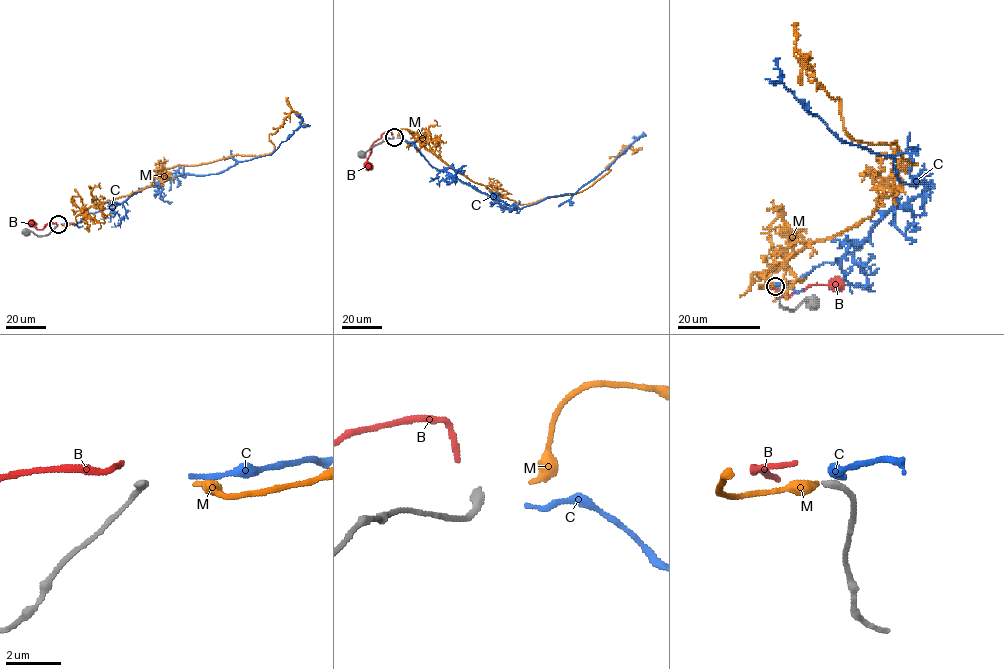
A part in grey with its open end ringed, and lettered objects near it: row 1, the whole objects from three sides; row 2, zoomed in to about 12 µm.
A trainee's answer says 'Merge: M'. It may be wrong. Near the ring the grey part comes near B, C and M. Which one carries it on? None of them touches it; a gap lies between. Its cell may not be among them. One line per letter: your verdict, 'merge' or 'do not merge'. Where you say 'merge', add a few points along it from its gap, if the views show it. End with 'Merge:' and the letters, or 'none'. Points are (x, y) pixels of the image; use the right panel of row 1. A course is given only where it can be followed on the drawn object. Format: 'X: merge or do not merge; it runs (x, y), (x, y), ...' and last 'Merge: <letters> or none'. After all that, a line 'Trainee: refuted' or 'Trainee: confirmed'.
B: do not merge
C: do not merge
M: merge; it runs (774, 286), (759, 287), (800, 249), (868, 218), (916, 164), (895, 143), (854, 140), (799, 52), (801, 85)
Merge: M
Trainee: confirmed

